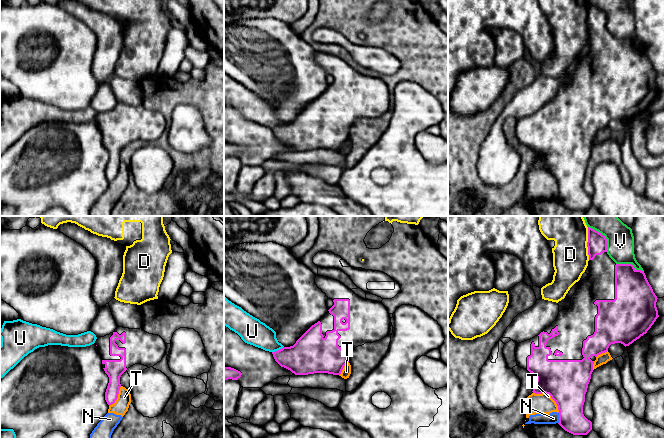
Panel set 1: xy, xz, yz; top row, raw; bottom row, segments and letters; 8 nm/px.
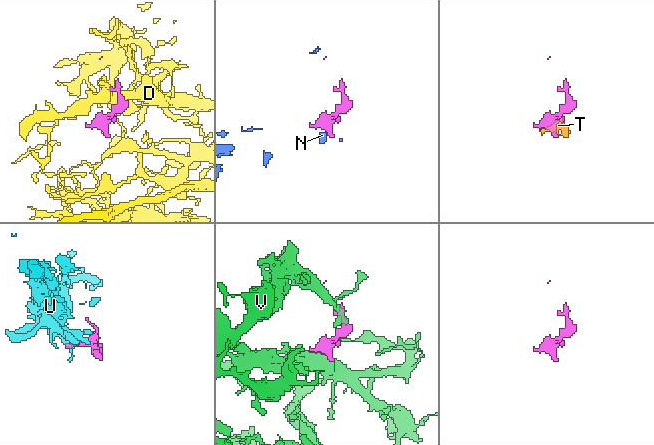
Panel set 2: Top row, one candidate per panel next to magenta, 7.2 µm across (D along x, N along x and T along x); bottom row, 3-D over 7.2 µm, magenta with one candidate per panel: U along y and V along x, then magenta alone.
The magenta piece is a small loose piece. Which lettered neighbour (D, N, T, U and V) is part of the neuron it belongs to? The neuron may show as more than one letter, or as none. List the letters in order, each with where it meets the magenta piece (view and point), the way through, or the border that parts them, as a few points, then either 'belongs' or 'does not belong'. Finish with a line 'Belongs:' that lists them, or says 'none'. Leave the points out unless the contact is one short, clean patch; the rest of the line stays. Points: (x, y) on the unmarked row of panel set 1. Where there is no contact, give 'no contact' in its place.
D: meets magenta in yz at (587, 19); border along yz (587, 3), (587, 30), (589, 35); does not belong
N: meets magenta in yz at (559, 194); border along yz (558, 188), (558, 199); does not belong
T: meets magenta in yz at (550, 171); does not belong
U: meets magenta in xz at (278, 126); does not belong
V: meets magenta in yz at (604, 12); does not belong
Belongs: none

